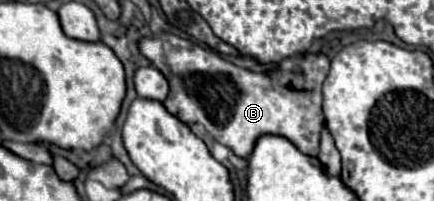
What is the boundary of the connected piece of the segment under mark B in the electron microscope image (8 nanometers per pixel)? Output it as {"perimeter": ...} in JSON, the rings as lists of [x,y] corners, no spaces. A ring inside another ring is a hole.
{"perimeter":[[[175,34],[141,40],[141,52],[169,80],[171,90],[163,102],[165,108],[185,124],[203,124],[217,142],[231,148],[237,156],[251,156],[253,146],[265,134],[287,138],[307,156],[319,154],[319,134],[323,128],[322,85],[330,69],[327,56],[293,56],[279,62],[273,72],[257,74]]]}

